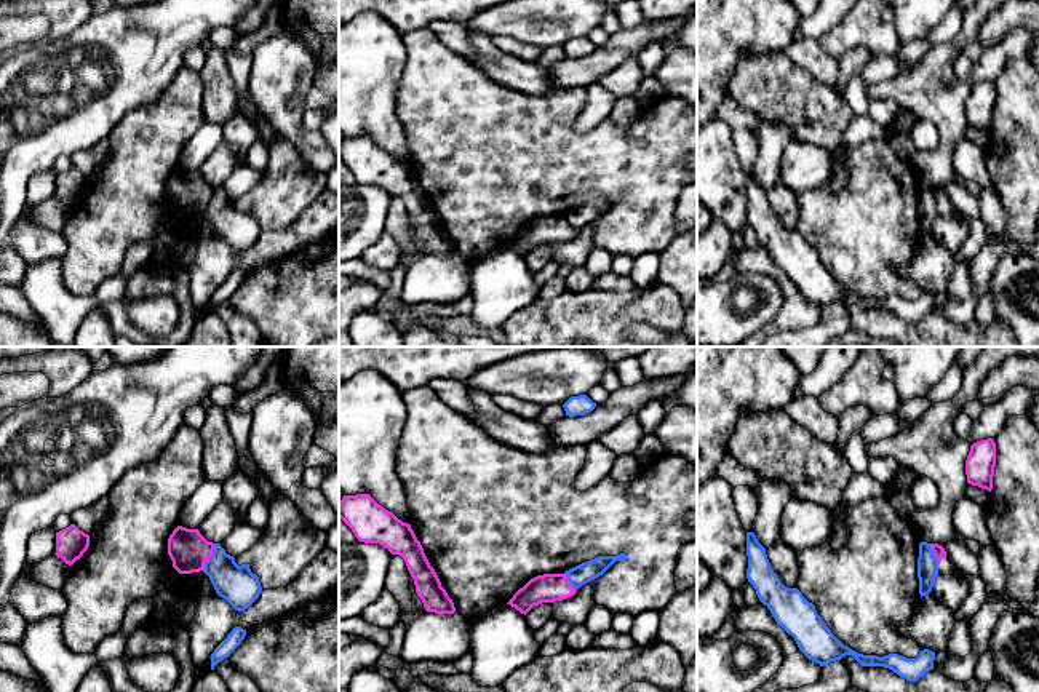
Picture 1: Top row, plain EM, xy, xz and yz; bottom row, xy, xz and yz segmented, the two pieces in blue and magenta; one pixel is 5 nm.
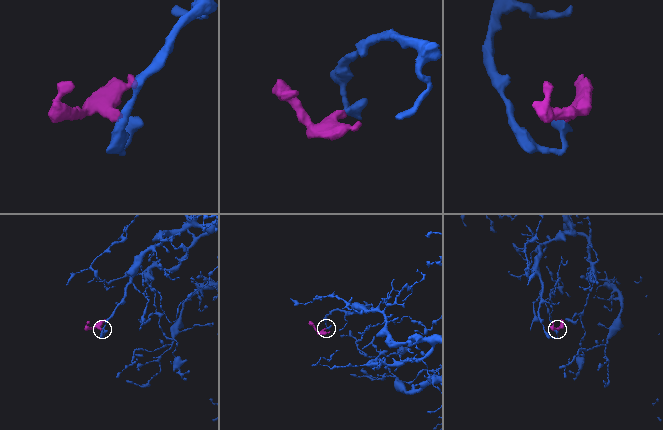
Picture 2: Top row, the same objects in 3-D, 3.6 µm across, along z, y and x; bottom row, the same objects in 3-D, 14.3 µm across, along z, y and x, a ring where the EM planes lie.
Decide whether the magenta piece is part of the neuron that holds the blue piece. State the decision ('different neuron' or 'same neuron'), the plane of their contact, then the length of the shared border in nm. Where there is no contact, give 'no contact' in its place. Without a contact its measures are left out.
different neuron; contact in xy; length 150 nm

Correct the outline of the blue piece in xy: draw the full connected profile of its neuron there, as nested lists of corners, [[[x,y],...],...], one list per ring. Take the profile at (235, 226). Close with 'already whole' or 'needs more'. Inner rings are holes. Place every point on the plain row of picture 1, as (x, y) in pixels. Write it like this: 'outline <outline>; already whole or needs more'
outline [[[214,185],[213,198],[205,205],[203,214],[216,235],[238,254],[248,251],[262,233],[259,219],[251,214],[249,206],[238,208],[221,185]]]; already whole

